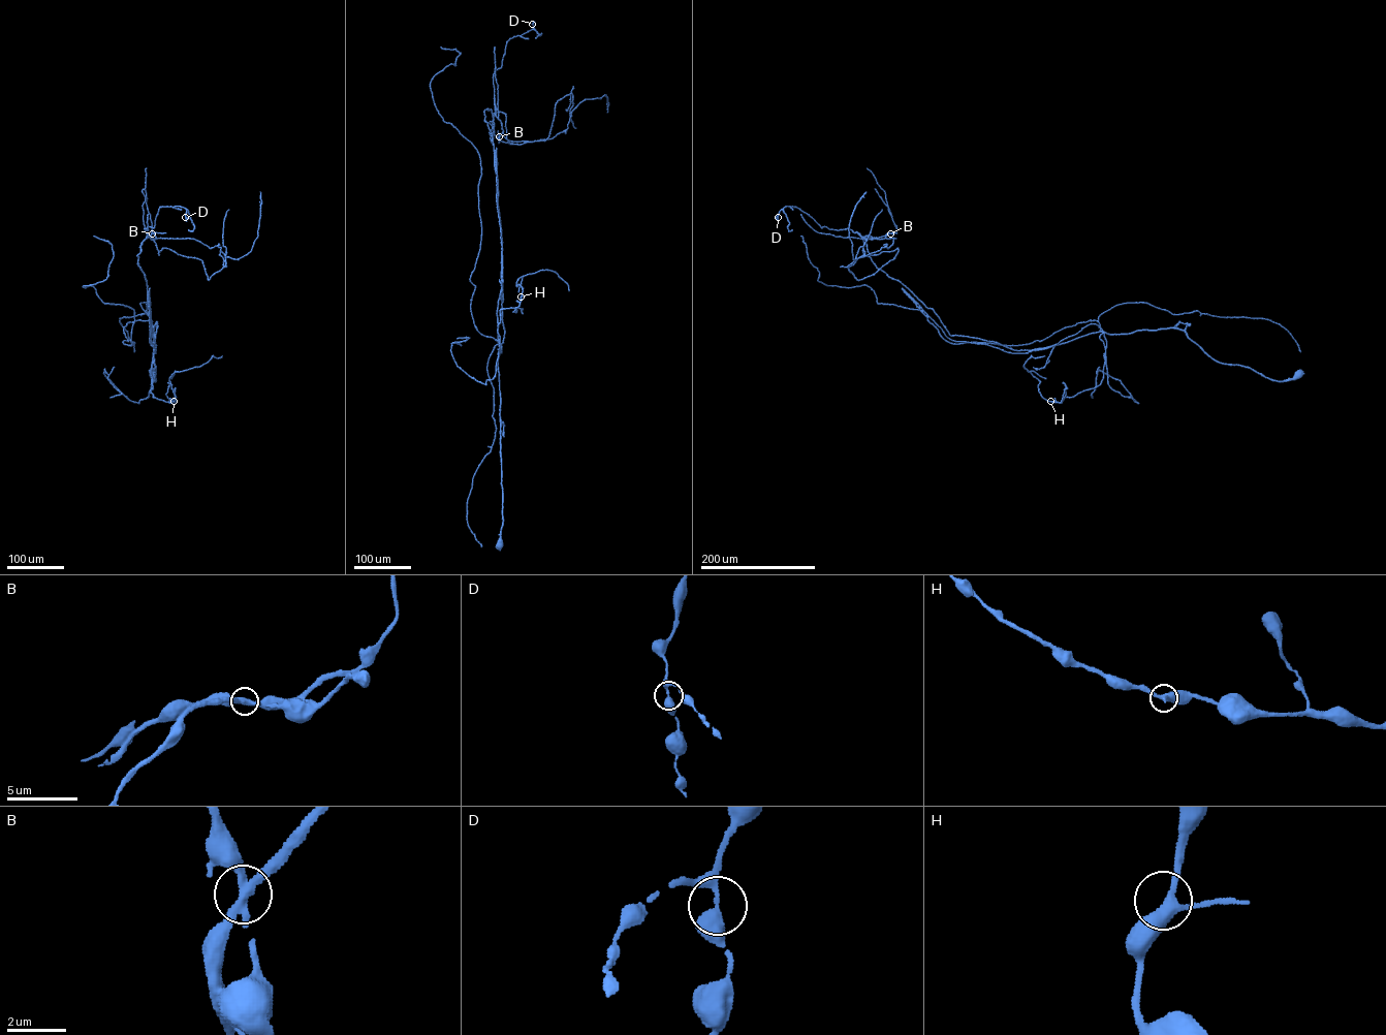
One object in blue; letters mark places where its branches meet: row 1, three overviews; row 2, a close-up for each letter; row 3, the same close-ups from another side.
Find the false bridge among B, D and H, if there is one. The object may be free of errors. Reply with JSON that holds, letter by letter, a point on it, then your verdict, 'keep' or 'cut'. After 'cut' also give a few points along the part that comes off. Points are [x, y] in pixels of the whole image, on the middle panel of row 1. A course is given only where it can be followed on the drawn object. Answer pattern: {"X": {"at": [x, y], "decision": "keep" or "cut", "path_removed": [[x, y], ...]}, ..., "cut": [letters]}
{"B": {"at": [499, 136], "decision": "cut", "path_removed": [[499, 136], [501, 140], [512, 143]]}, "D": {"at": [532, 24], "decision": "keep"}, "H": {"at": [521, 296], "decision": "keep"}, "cut": ["B"]}

